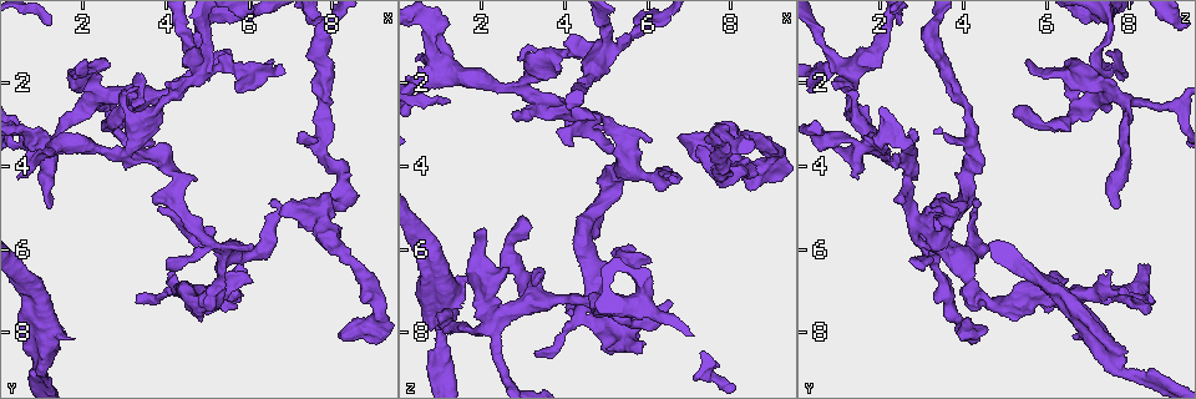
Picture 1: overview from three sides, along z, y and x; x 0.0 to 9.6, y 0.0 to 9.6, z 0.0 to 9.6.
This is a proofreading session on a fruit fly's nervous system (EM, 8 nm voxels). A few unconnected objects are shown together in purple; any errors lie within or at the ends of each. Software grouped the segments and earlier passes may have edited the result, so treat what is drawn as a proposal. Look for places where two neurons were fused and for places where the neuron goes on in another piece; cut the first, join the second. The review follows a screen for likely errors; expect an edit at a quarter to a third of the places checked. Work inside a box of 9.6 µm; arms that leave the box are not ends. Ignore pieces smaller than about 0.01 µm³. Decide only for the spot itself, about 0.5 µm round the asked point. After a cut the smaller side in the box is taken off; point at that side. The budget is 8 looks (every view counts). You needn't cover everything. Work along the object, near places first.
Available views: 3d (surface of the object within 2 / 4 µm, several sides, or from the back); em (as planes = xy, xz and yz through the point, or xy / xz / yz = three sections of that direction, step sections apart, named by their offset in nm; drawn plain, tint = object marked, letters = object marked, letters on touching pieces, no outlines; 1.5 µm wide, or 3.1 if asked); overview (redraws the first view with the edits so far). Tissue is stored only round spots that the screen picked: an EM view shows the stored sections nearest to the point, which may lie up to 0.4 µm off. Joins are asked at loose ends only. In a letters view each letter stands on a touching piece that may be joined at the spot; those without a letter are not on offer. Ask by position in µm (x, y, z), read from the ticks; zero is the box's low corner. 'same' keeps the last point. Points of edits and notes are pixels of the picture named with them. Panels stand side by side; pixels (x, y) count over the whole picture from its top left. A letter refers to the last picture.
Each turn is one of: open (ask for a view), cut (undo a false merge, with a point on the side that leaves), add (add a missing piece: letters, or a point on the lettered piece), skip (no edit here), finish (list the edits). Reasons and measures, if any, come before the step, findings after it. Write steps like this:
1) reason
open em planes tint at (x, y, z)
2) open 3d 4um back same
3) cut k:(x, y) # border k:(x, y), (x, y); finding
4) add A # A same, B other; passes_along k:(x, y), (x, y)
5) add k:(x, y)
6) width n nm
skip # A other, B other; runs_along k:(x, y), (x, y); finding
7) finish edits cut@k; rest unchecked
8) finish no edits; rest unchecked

end of a long branch
open 3d 4um back at (1.25, 5.05, 7.75)

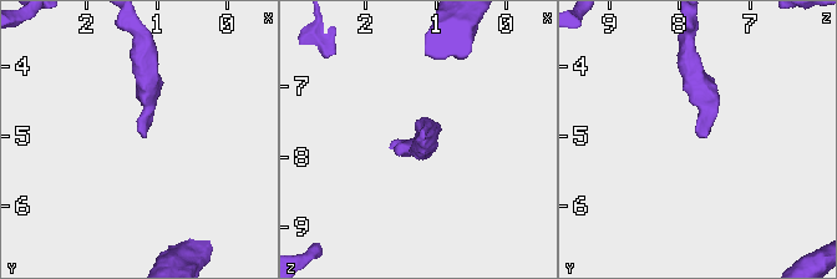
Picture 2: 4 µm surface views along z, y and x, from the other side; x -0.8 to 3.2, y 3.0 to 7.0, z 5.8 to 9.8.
now the EM
open em xz step 4 letters at (1.20, 5.00, 7.70)

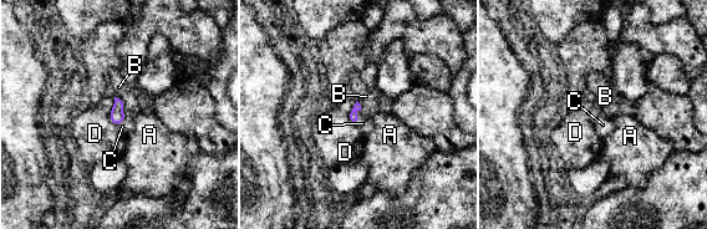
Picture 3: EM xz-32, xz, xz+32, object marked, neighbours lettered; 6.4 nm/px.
add 3:(365, 125) # A other, B other, C same, D other; passes_along 3:(354, 117), (356, 116), (365, 125); it goes on there

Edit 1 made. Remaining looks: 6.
redraw
open overview

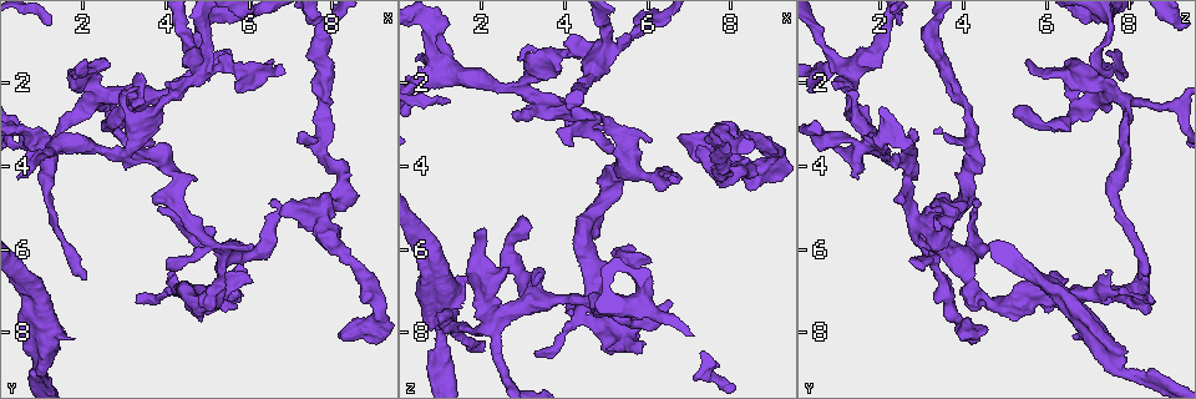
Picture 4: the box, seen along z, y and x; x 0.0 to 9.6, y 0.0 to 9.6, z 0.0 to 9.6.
long arm stops here
open em xy step 8 letters at (2.10, 6.70, 8.25)

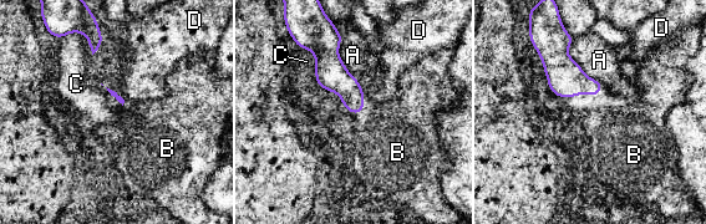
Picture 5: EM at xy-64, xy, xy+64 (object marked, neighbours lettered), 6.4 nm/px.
cut it another way
open em planes letters same

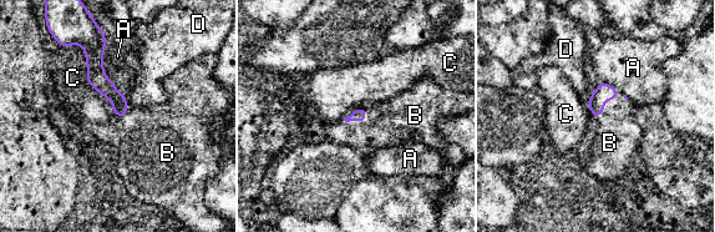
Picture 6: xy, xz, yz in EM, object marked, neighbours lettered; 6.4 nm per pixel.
add 6:(397, 120) # A other, B same, C other, D other; passes_along 6:(360, 114), (359, 120), (397, 120); the neuron continues

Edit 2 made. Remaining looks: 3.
open overview

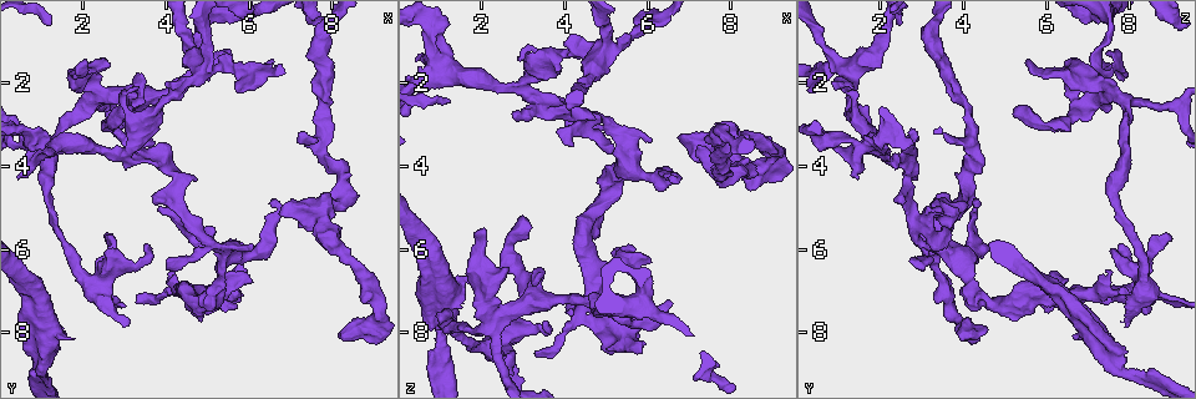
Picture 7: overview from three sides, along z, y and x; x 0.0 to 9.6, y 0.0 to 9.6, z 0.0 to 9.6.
open em planes plain at (5.85, 6.40, 8.45)

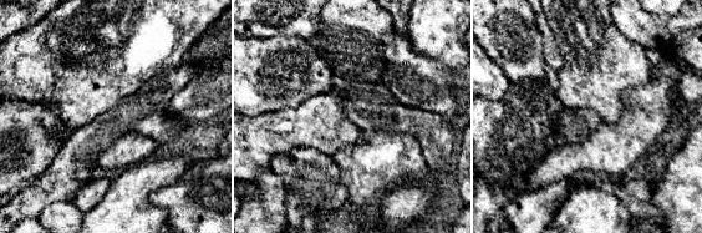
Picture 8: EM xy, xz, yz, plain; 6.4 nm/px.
see the neighbours
open em planes letters same

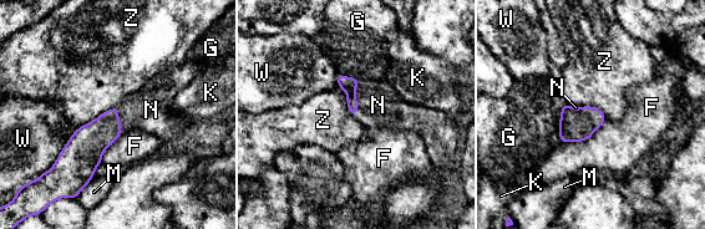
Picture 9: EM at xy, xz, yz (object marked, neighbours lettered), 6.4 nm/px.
add 9:(378, 105) # F other, G other, K other, M other, N same, W other, Z other; passes_along 9:(349, 85), (355, 97), (378, 105); it goes on there

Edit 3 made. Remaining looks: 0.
finish edits add@3, add@6, add@9; rest unchecked

